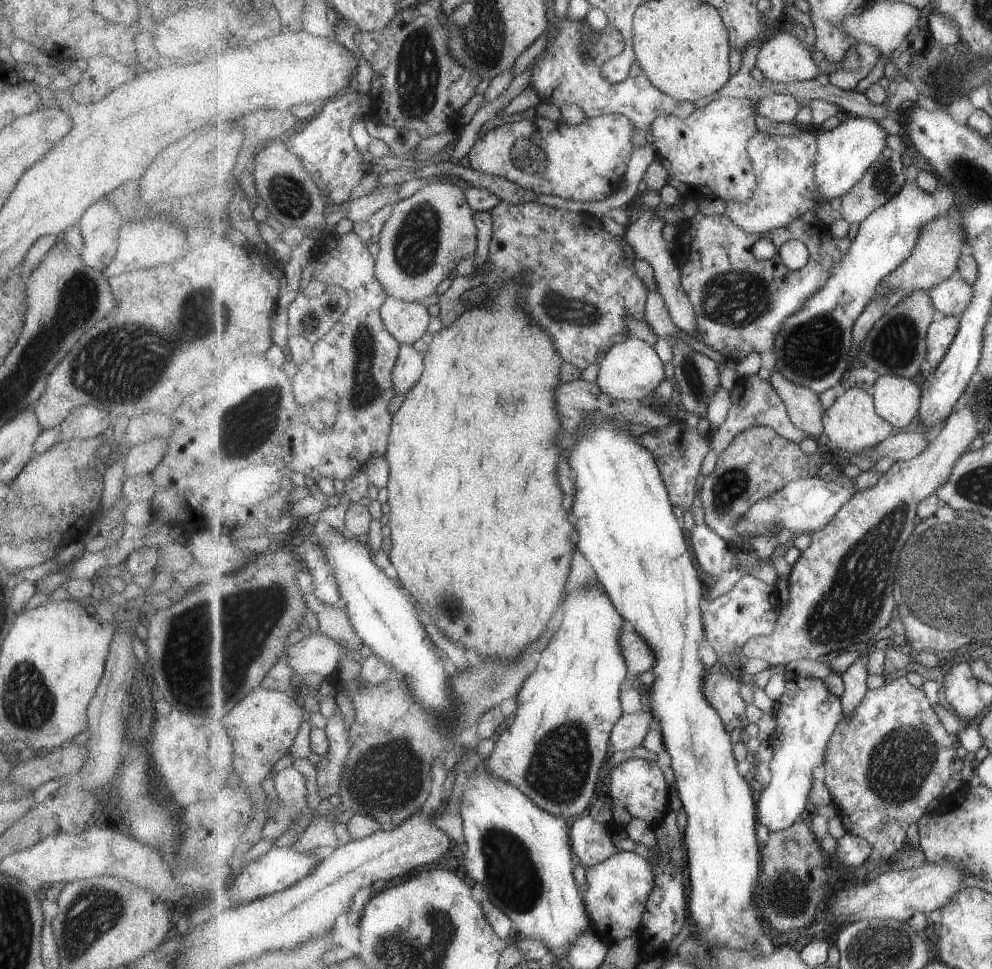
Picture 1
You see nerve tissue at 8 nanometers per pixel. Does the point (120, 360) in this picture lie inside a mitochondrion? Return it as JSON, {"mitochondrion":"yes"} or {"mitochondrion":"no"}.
{"mitochondrion":"yes"}

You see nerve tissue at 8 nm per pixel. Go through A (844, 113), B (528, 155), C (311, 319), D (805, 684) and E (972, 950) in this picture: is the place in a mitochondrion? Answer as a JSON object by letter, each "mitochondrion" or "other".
{"A":"other","B":"mitochondrion","C":"mitochondrion","D":"other","E":"other"}

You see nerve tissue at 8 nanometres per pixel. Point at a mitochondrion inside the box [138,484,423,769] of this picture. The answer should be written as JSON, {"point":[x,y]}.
{"point":[211,660]}

